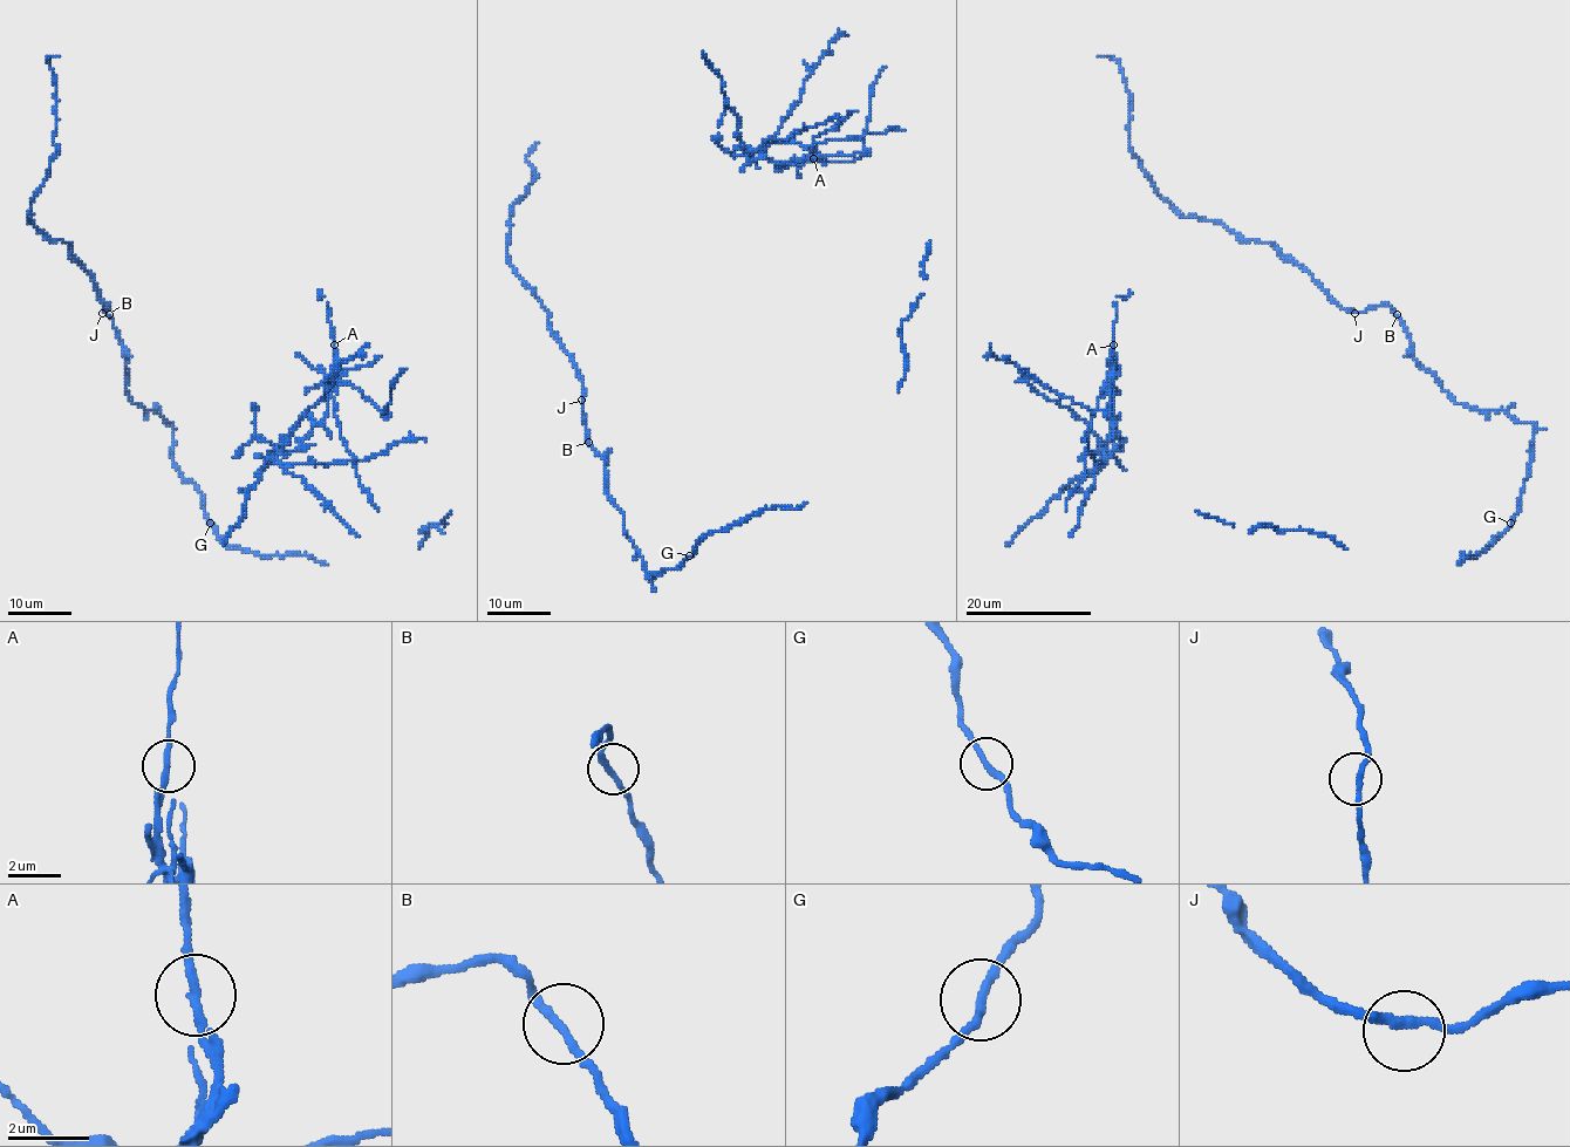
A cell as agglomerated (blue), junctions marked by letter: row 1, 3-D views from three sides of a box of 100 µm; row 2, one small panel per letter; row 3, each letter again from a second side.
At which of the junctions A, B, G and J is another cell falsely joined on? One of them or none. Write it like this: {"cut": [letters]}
{"cut": ["A"]}

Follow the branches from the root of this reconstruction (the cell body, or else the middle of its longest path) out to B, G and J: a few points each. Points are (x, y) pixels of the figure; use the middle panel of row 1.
B: (746, 520), (711, 532), (683, 565), (653, 581), (607, 493), (606, 461), (588, 442)
G: (746, 520), (711, 532), (689, 555)
J: (746, 520), (711, 532), (683, 565), (653, 581), (607, 493), (606, 461), (586, 441), (581, 400)

